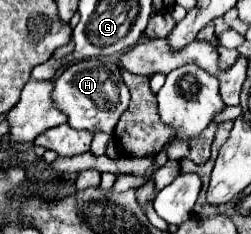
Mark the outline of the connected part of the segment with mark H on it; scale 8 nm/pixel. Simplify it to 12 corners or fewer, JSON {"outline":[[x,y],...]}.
{"outline":[[111,62],[67,66],[53,102],[69,126],[113,136],[129,92]]}

